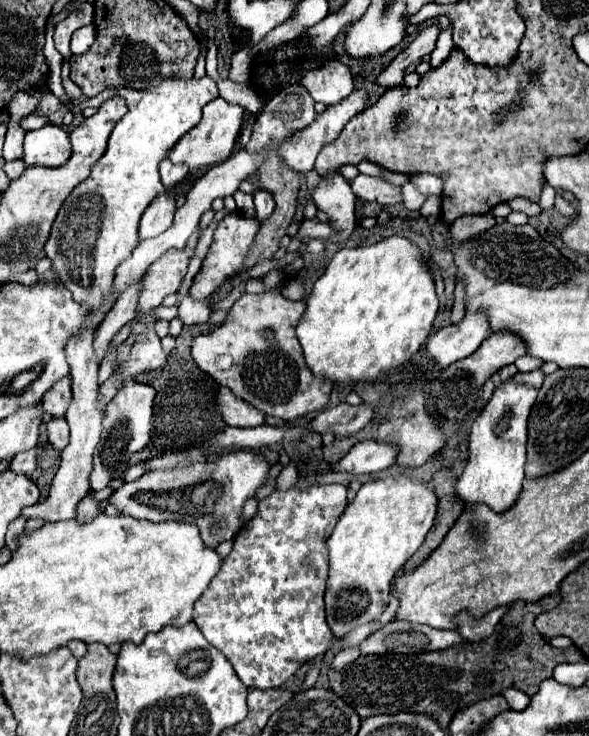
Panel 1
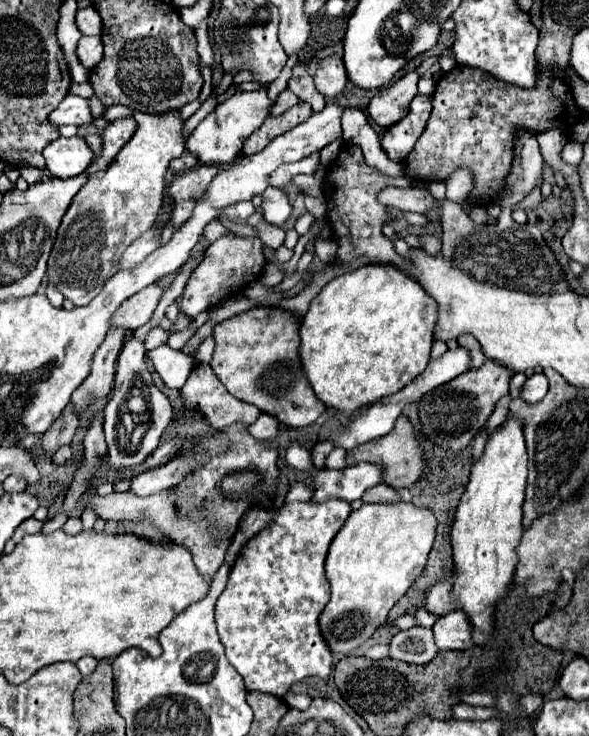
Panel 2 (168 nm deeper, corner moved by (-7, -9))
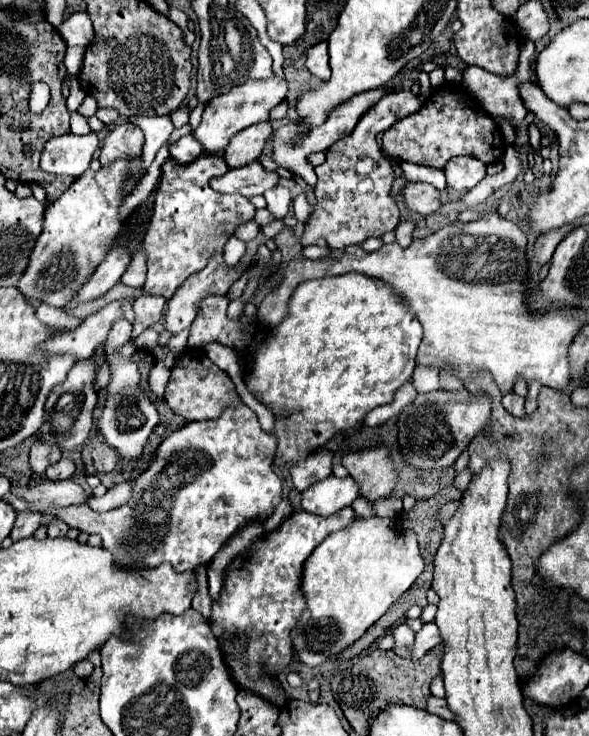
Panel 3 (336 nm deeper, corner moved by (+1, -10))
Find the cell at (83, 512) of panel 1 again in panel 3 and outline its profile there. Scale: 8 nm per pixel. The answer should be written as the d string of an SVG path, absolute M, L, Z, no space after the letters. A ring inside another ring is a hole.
M53 518L53 520L47 524L47 536L49 536L49 538L65 536L67 530L69 530L69 526L67 526L61 518Z

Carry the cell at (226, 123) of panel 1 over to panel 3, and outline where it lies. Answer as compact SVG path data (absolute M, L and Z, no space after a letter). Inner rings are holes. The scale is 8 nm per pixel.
M271 76L265 80L249 80L241 86L233 86L233 90L229 90L227 94L221 94L221 98L213 98L205 106L203 120L193 134L203 144L205 152L217 154L227 146L229 138L239 130L253 126L257 122L267 122L271 108L275 108L287 98L287 90L289 90L289 82L279 76Z

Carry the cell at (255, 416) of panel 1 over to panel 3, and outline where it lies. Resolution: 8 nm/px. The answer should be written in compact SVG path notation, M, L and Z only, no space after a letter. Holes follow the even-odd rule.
M195 348L185 350L183 356L177 358L175 366L171 368L171 378L169 378L169 384L165 388L163 398L169 404L169 408L175 414L183 416L187 422L213 420L213 418L221 416L221 412L225 408L239 402L239 396L235 392L235 386L233 386L229 374L223 372L221 368L217 368L207 358L205 350L195 350Z

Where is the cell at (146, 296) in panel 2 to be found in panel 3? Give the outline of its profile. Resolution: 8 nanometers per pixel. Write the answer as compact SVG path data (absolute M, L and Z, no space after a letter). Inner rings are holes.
M111 302L97 314L87 316L79 328L69 330L69 334L55 334L49 340L45 340L39 348L49 356L71 354L75 356L75 360L91 358L95 350L107 344L109 326L117 318L123 318L121 302Z

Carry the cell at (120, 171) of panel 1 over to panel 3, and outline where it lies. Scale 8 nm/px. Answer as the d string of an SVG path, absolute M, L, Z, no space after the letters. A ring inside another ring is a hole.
M141 160L113 162L109 168L81 174L53 204L43 212L43 228L31 250L29 264L17 282L27 300L39 300L49 306L63 308L73 294L89 280L99 262L103 262L115 236L121 230L119 206L125 200L121 188L127 180L139 176Z

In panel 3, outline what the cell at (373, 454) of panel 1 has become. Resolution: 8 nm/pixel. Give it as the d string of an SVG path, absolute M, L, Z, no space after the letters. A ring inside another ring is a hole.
M329 476L321 482L315 482L309 490L303 492L303 510L317 516L331 516L357 498L357 484L353 478Z

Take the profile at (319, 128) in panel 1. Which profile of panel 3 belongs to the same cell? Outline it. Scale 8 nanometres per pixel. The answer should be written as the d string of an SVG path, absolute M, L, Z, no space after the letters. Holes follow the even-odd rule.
M259 162L245 164L241 168L227 170L223 176L211 180L211 188L219 194L241 194L241 196L257 196L263 194L271 186L277 186L279 176L275 172L265 172Z

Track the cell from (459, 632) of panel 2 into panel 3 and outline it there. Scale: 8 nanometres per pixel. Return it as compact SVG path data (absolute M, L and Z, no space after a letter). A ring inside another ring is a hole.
M427 622L417 634L415 634L415 644L413 644L413 650L411 650L411 658L413 660L419 660L423 658L425 652L429 652L433 646L441 644L441 638L439 638L439 628L435 626L435 622Z

